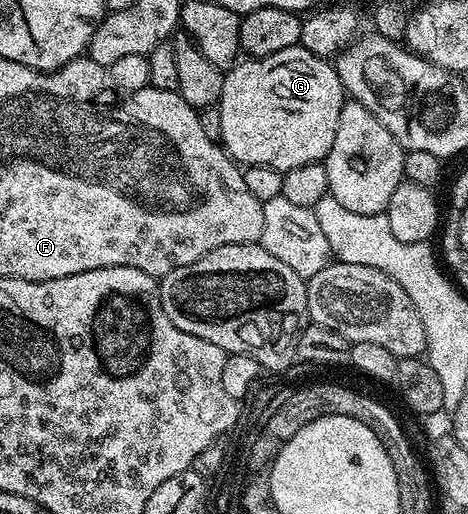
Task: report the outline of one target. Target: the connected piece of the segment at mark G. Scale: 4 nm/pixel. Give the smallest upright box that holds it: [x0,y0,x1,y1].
[218,46,345,172]

